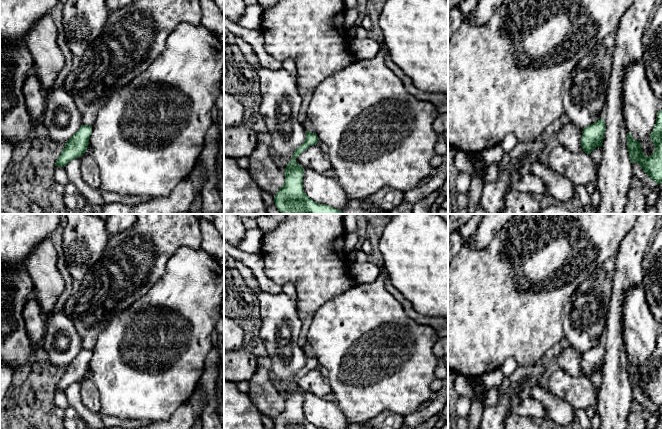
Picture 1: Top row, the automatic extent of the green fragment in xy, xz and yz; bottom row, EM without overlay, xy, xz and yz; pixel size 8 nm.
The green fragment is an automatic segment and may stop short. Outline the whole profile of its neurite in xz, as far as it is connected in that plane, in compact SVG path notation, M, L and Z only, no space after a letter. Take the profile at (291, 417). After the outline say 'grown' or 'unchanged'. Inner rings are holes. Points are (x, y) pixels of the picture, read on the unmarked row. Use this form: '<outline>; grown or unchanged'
M305 356L304 367L295 374L292 384L286 389L285 407L274 420L275 429L324 429L309 422L303 413L304 392L296 386L296 382L308 371L318 366L317 358Z; unchanged

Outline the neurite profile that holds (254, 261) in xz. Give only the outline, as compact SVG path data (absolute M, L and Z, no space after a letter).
M224 240L224 250L235 260L247 266L256 278L260 289L267 293L278 294L283 292L282 286L270 280L264 273L264 263L260 253L247 253L239 250Z

